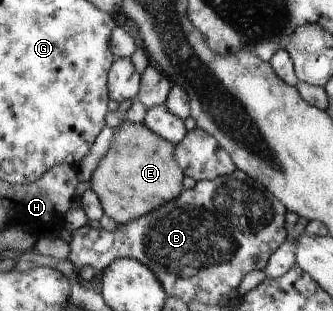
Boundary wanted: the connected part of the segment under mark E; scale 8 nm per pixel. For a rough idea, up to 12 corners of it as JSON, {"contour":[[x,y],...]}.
{"contour":[[124,119],[89,187],[124,225],[174,201],[175,144]]}

